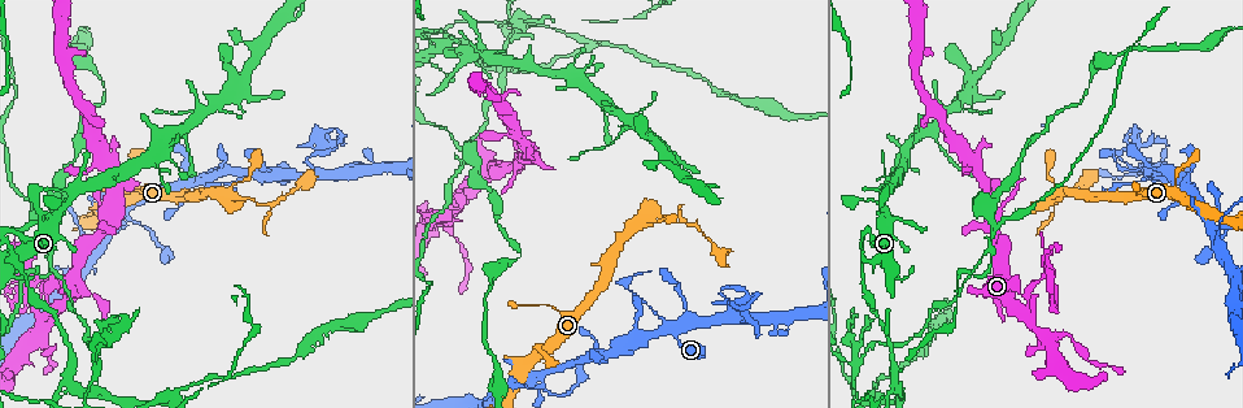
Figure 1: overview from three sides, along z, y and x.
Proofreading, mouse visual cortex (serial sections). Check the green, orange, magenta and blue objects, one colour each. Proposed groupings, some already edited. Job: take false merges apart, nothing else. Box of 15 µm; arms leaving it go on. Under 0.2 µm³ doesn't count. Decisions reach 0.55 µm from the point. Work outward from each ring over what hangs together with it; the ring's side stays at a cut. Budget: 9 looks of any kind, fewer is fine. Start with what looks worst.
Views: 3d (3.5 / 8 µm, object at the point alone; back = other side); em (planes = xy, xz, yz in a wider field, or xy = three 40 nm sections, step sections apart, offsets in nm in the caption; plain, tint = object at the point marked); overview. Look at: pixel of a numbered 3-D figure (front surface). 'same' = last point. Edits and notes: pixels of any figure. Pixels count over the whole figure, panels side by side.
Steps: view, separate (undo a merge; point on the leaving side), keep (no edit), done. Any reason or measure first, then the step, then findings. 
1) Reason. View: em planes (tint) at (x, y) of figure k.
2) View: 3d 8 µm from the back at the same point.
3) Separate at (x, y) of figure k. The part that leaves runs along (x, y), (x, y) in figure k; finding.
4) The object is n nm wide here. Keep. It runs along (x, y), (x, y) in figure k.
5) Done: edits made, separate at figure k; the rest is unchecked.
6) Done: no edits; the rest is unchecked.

Sudden change in width. View: 3d 3.5 µm at (649, 219) of figure 1.

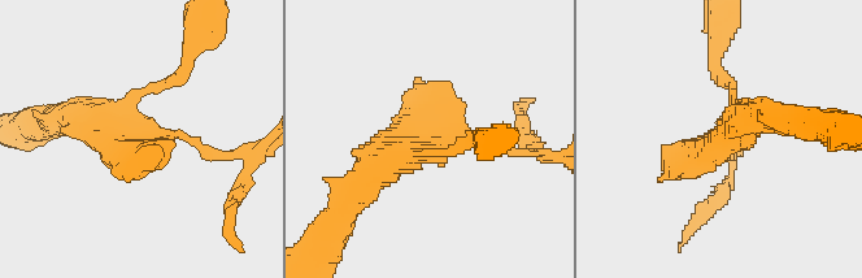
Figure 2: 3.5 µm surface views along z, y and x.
Now the EM. View: em xy step 3 (tint) at (433, 142) of figure 2.

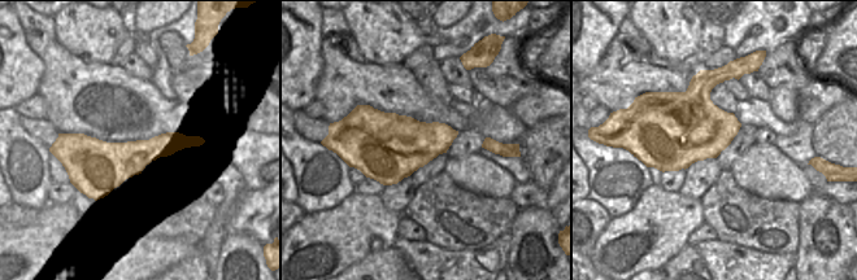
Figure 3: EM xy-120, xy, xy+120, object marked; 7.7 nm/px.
Keep. It runs along (75, 117), (143, 137), (179, 133), (220, 152) in figure 2; continuous, no second cell.

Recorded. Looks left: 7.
A narrow waist. View: 3d 3.5 µm at (453, 215) of figure 1.

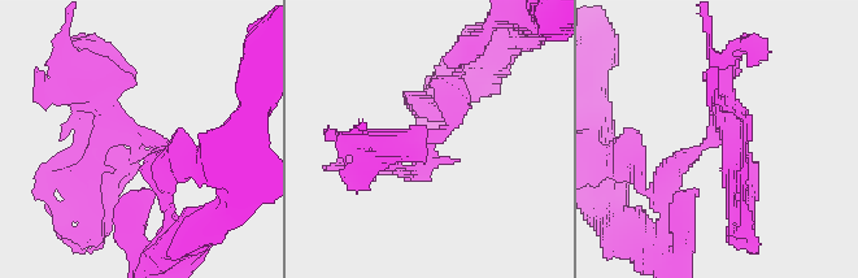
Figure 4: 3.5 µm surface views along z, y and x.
View: em xy step 5 (tint) at (131, 127) of figure 4.

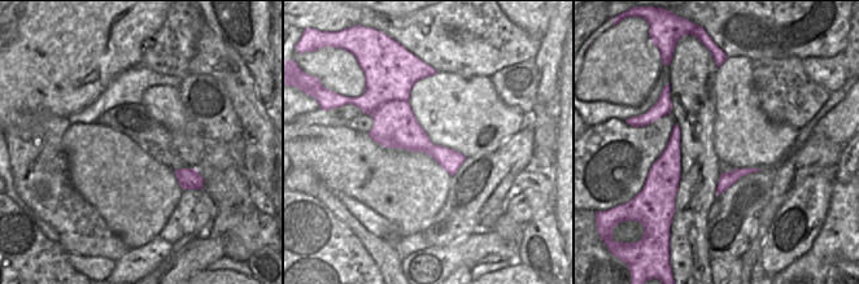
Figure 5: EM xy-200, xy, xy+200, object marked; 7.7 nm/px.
Keep. It runs along (161, 174), (82, 59) in figure 4; continuous, no second cell.

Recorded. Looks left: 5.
Sharp bend. View: 3d 3.5 µm at (308, 159) of figure 1.

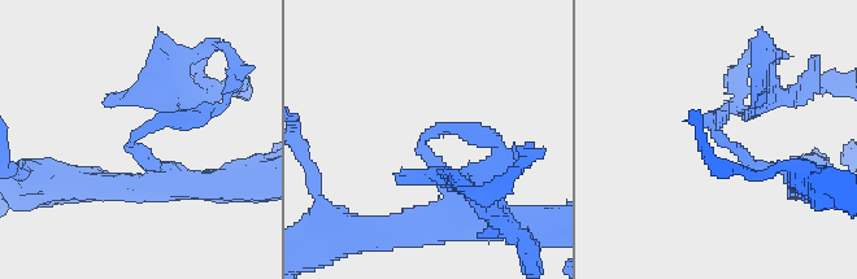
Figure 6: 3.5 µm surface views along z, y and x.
The arms are 150, 200 nm wide; need the tissue. View: em xy step 2 (tint) at (430, 133) of figure 6.

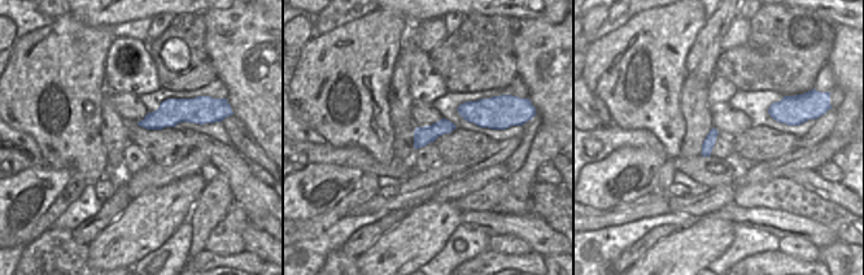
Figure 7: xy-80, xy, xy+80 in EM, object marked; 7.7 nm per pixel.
Keep. It runs along (160, 165), (131, 140), (203, 113) in figure 6; one cell here.

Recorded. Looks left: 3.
Thin arm on a thick one. View: 3d 3.5 µm at (882, 257) of figure 1.

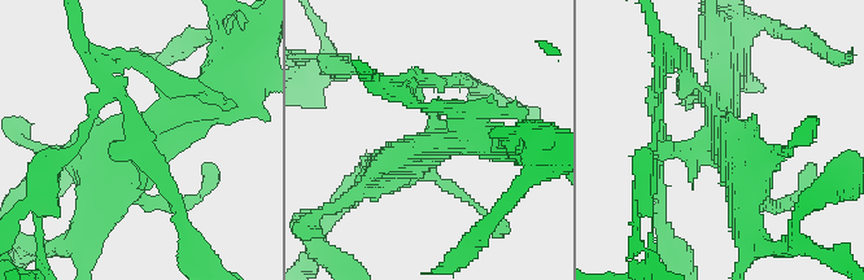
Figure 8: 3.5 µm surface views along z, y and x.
View: em xy step 3 (tint) at (716, 142) of figure 8.

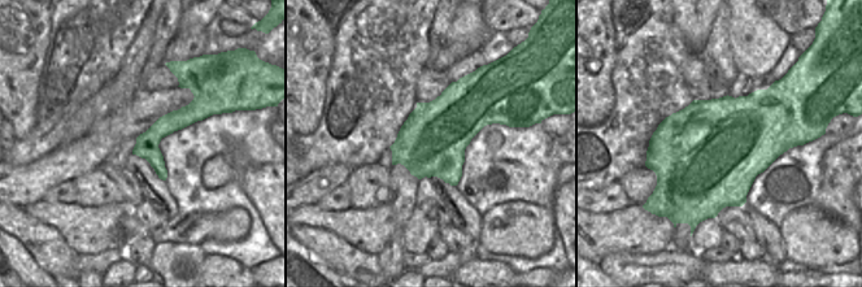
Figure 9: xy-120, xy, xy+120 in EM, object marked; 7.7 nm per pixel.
View: em xy step 2 (tint) at the same point.

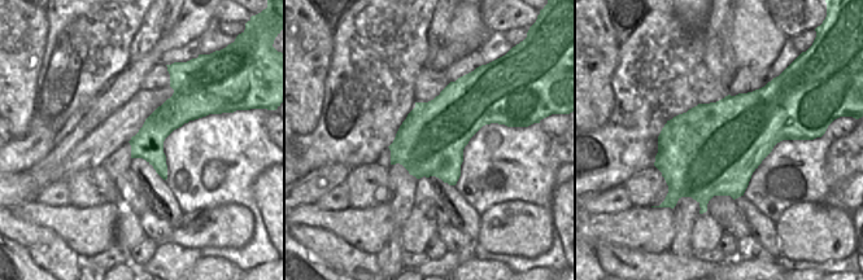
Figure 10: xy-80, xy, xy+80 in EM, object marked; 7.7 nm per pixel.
Separate at (657, 93) of figure 8. The part that leaves runs along (689, 148), (659, 160), (666, 227) in figure 8; two cells meet here.

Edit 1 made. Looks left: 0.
Done: edits made, separate at figure 8; the rest is unchecked.

